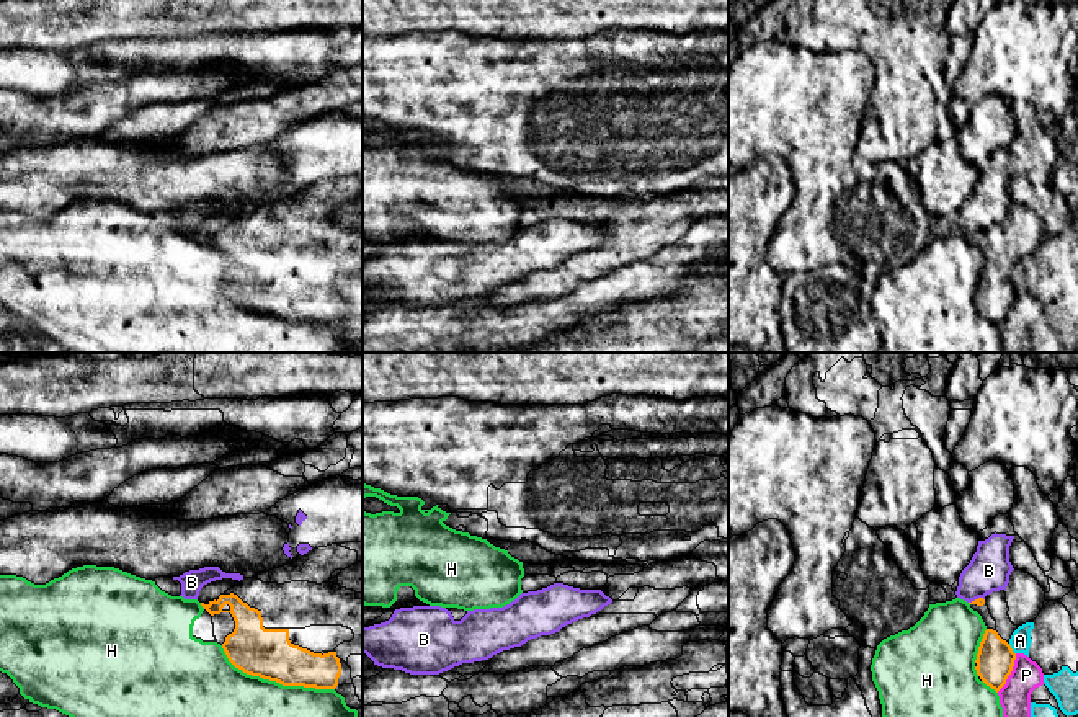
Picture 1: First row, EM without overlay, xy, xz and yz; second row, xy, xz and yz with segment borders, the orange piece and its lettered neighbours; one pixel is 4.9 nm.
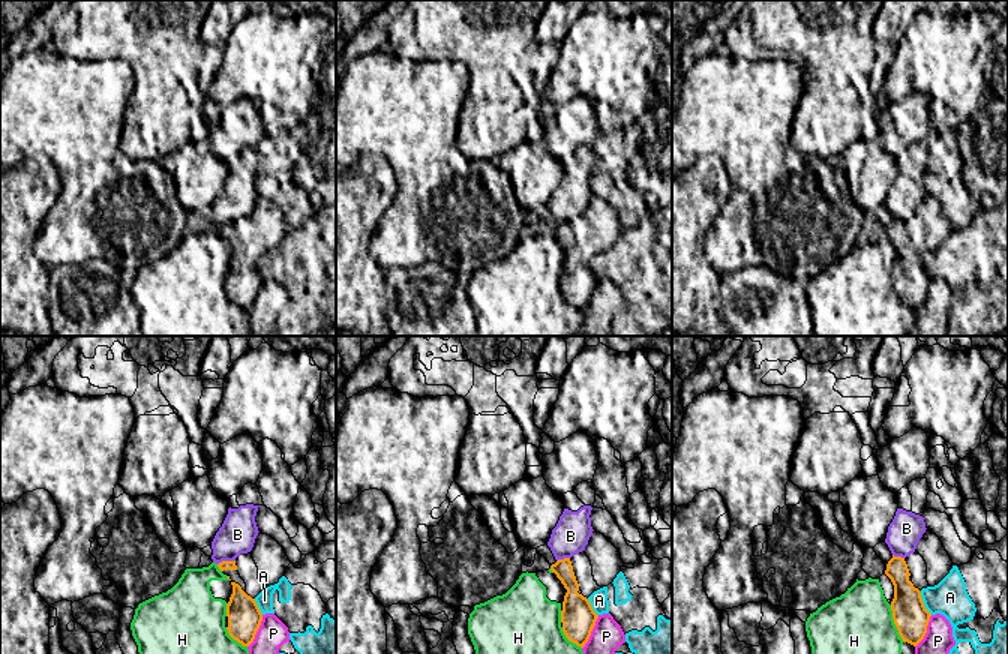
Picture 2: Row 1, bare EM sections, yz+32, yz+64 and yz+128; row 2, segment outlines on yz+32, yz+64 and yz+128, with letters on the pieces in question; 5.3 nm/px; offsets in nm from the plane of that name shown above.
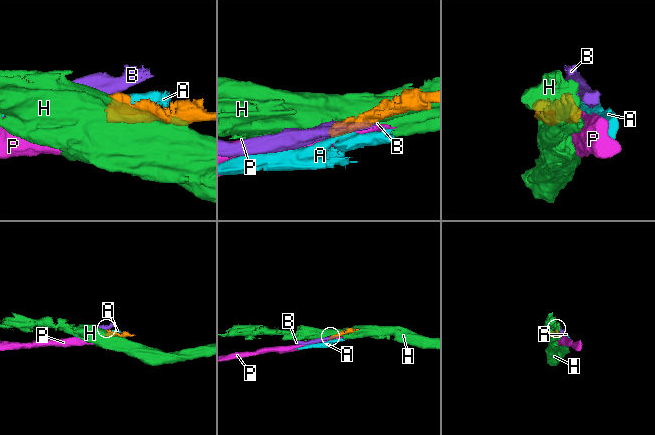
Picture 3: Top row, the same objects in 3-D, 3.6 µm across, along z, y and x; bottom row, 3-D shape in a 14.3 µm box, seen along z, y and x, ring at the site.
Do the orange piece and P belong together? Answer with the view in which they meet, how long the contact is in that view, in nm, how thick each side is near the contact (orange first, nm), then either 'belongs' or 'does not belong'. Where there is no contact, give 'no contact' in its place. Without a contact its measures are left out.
meets orange in yz; contact 220 nm long; 190 nm thick on the orange side, 160 nm on the other; does not belong

